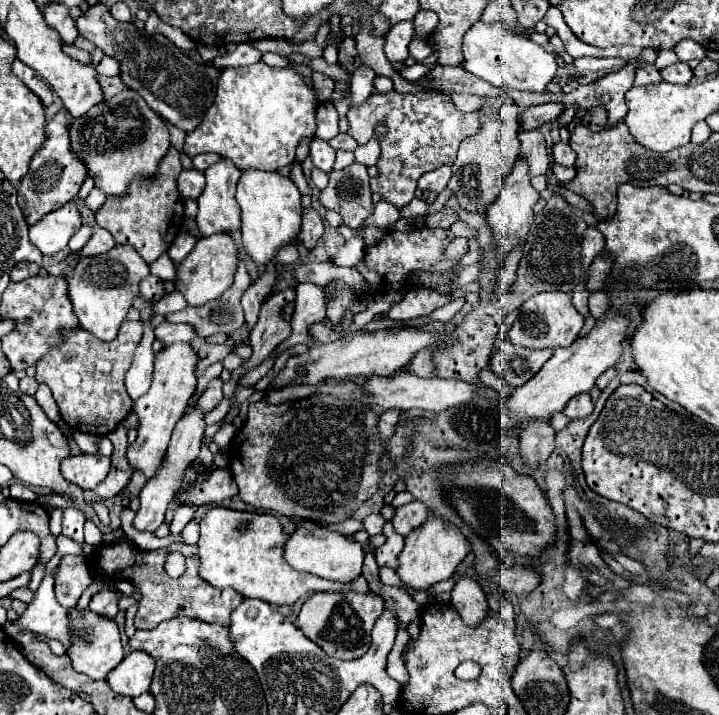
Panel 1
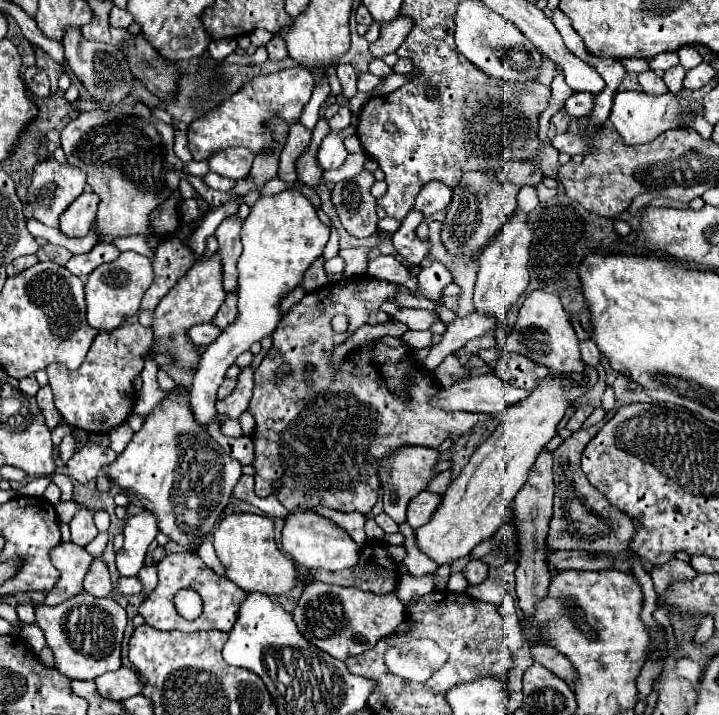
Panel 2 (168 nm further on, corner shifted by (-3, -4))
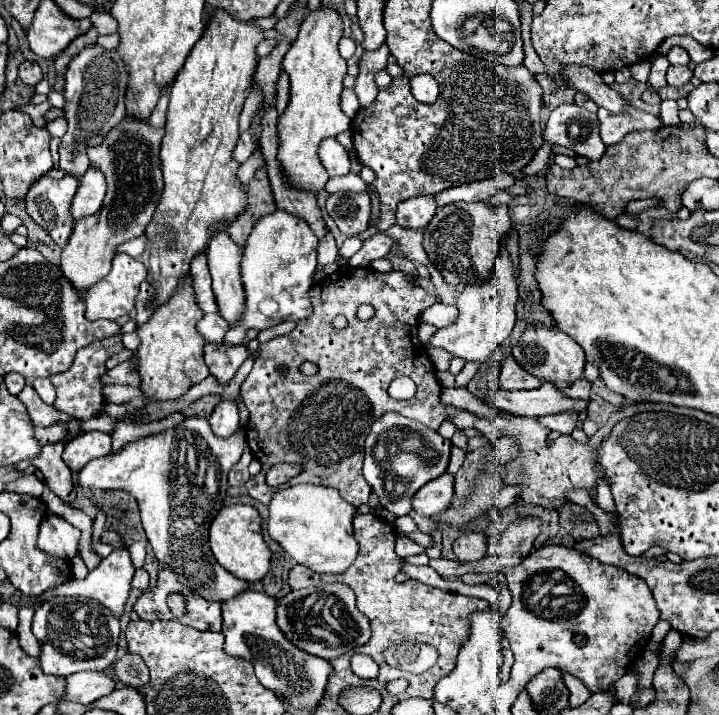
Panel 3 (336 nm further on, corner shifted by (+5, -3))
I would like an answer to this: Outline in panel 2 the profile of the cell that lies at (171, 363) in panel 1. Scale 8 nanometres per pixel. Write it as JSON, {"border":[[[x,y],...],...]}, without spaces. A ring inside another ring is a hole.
{"border":[[[179,386],[179,392],[169,392],[145,418],[141,430],[135,432],[127,448],[111,464],[103,466],[103,474],[119,488],[133,492],[143,502],[143,506],[157,516],[159,530],[167,534],[171,542],[177,542],[187,550],[195,552],[197,546],[203,544],[207,536],[211,536],[215,524],[221,520],[223,510],[229,504],[231,492],[243,474],[241,468],[241,462],[225,454],[219,442],[215,442],[211,434],[195,422],[187,406],[187,392]]]}

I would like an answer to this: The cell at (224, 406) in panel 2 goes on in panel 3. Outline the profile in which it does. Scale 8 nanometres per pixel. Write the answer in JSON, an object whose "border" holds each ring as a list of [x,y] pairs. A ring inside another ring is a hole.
{"border":[[[221,399],[209,417],[209,425],[215,435],[229,437],[239,427],[239,407],[231,399]]]}

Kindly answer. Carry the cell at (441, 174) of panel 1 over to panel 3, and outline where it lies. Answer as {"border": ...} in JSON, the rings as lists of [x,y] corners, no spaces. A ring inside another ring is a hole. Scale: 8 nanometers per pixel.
{"border":[[[423,195],[423,197],[411,197],[397,205],[397,223],[401,227],[413,227],[423,229],[435,215],[435,195]]]}

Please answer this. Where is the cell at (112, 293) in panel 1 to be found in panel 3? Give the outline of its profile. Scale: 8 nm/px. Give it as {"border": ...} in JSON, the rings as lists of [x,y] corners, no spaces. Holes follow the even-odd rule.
{"border":[[[117,253],[113,257],[111,265],[113,265],[111,273],[107,277],[103,277],[103,281],[99,281],[99,285],[91,285],[91,289],[87,289],[87,293],[85,293],[85,305],[87,305],[85,317],[89,321],[95,321],[95,319],[113,319],[115,321],[121,315],[129,315],[135,307],[133,301],[139,293],[139,285],[147,277],[145,265],[127,253]]]}

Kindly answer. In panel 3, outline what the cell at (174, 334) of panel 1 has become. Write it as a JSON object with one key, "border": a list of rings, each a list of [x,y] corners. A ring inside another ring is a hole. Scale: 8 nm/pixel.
{"border":[[[213,313],[213,315],[205,315],[199,323],[197,323],[197,329],[199,333],[209,341],[209,343],[219,343],[227,331],[227,321],[219,315],[219,313]]]}

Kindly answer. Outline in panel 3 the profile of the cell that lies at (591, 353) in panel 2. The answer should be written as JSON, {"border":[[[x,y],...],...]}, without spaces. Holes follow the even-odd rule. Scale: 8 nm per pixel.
{"border":[[[581,377],[577,379],[571,387],[567,389],[559,389],[565,397],[571,397],[571,399],[583,399],[583,401],[589,401],[589,391],[591,391],[591,381]]]}

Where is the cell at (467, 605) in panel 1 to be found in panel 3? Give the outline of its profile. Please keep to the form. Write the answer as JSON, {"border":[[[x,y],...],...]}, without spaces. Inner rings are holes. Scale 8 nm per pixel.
{"border":[[[463,531],[453,545],[453,551],[461,563],[471,563],[485,557],[487,551],[487,537],[483,533]]]}

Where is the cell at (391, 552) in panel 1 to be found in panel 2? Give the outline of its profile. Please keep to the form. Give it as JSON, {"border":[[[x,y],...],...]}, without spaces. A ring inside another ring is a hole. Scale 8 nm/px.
{"border":[[[403,522],[399,526],[399,532],[405,534],[405,548],[407,548],[407,558],[403,560],[403,564],[409,568],[409,574],[411,576],[423,576],[423,574],[429,574],[429,572],[435,572],[439,568],[439,564],[435,560],[431,560],[425,552],[419,550],[417,542],[415,542],[415,532],[413,528]]]}

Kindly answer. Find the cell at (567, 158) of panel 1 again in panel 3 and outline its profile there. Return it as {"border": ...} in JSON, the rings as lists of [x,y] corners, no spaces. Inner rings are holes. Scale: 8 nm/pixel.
{"border":[[[575,103],[559,105],[549,115],[543,139],[551,145],[557,143],[569,147],[577,157],[587,157],[589,161],[597,161],[605,153],[605,143],[599,137],[597,115]]]}

